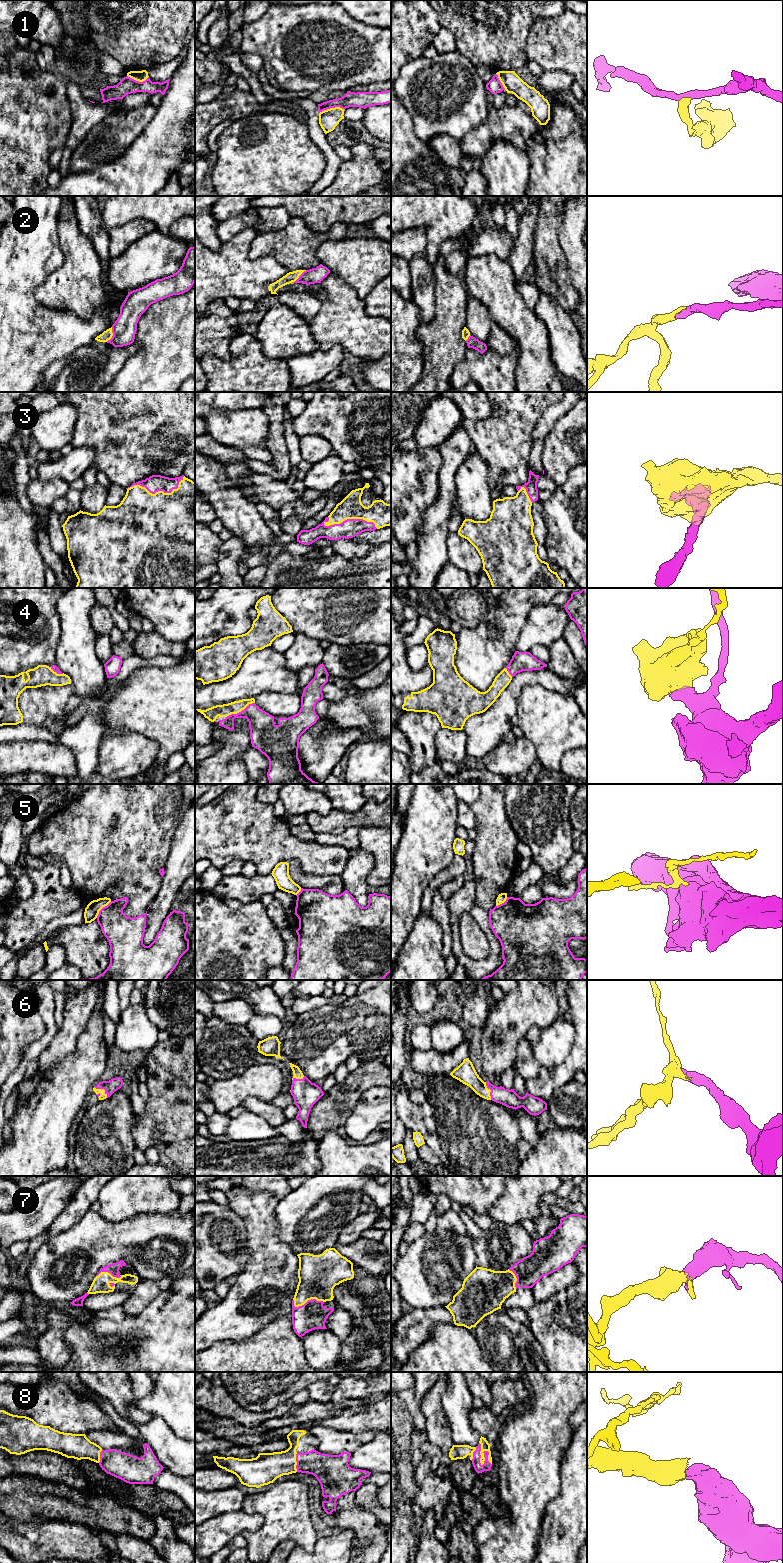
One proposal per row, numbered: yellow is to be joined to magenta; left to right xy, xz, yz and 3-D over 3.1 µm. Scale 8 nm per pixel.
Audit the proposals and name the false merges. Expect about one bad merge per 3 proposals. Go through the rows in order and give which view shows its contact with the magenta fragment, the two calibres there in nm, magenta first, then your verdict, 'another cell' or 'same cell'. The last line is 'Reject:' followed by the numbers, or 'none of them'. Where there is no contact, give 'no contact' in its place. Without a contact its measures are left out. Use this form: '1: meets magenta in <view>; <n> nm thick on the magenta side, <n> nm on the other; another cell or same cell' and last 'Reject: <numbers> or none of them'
1: meets magenta in xz; 130 nm thick on the magenta side, 160 nm on the other; another cell
2: meets magenta in xy; 190 nm thick on the magenta side, 80 nm on the other; same cell
3: meets magenta in xz; 150 nm thick on the magenta side, 190 nm on the other; same cell
4: meets magenta in xz; 220 nm thick on the magenta side, 100 nm on the other; same cell
5: meets magenta in xy; 260 nm thick on the magenta side, 110 nm on the other; another cell
6: meets magenta in xy; 100 nm thick on the magenta side, 50 nm on the other; same cell
7: meets magenta in xz; 220 nm thick on the magenta side, 320 nm on the other; same cell
8: meets magenta in yz; 70 nm thick on the magenta side, 80 nm on the other; same cell
Reject: 1, 5

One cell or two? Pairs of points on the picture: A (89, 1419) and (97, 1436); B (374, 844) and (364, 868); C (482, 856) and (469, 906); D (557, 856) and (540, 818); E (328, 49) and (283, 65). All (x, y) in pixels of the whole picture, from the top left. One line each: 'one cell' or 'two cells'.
A: two cells
B: two cells
C: two cells
D: one cell
E: one cell

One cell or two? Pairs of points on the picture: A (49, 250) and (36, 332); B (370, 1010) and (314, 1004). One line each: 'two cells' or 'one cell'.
A: one cell
B: two cells

